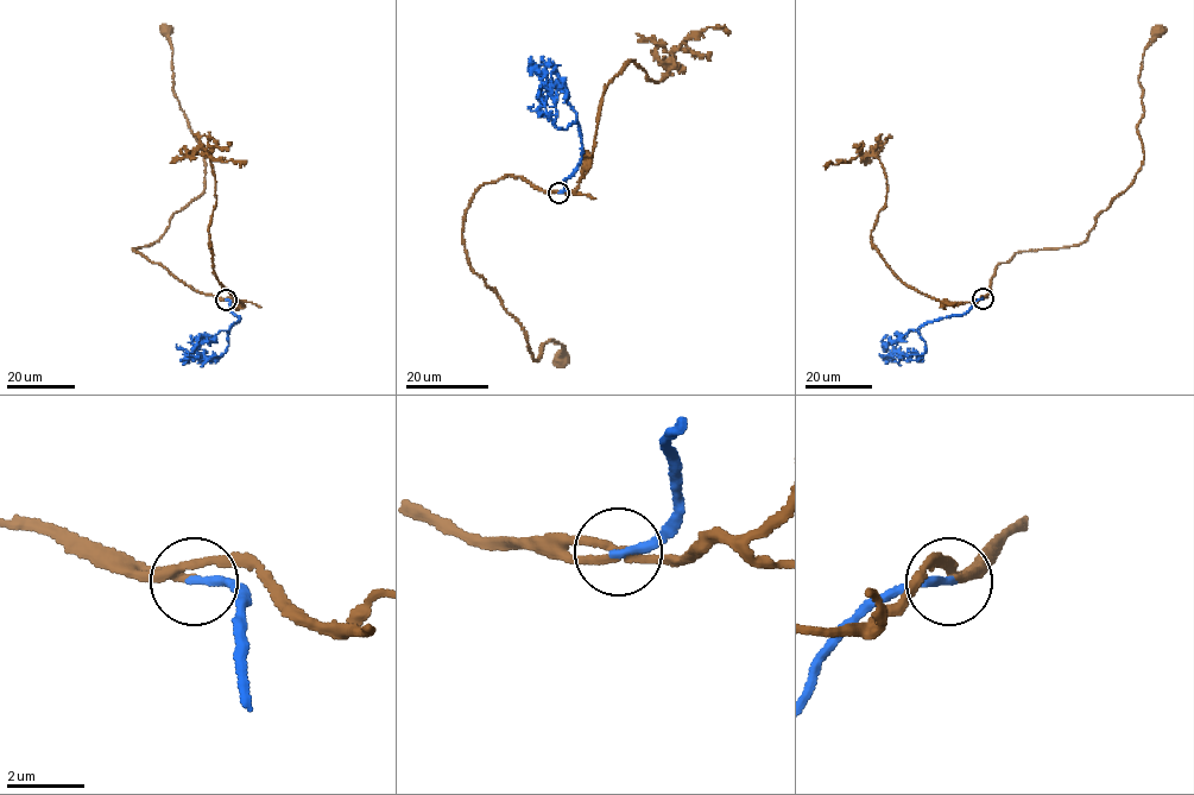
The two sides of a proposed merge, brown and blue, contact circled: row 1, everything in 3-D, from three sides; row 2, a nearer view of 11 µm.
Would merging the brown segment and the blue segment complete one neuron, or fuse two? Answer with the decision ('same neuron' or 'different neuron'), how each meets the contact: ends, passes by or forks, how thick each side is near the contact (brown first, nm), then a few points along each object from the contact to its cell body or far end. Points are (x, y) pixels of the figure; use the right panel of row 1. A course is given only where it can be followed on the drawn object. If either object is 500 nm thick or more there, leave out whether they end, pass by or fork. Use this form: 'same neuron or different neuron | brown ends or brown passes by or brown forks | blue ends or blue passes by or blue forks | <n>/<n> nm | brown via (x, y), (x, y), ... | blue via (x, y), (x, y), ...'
same neuron | brown ends | blue ends | 190/200 nm | brown via (983, 297), (998, 265), (1014, 254), (1085, 243), (1098, 215), (1130, 185), (1143, 152), (1142, 56), (1163, 26) | blue via (983, 298), (962, 315), (923, 323), (917, 333), (926, 349), (917, 360), (895, 352), (894, 344)

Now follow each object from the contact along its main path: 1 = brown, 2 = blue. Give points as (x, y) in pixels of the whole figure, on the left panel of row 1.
1: (225, 300), (133, 248), (162, 237), (206, 187), (203, 153), (172, 89), (172, 48), (160, 25)
2: (226, 300), (240, 319), (231, 325), (228, 344), (221, 357), (208, 361), (176, 345)

